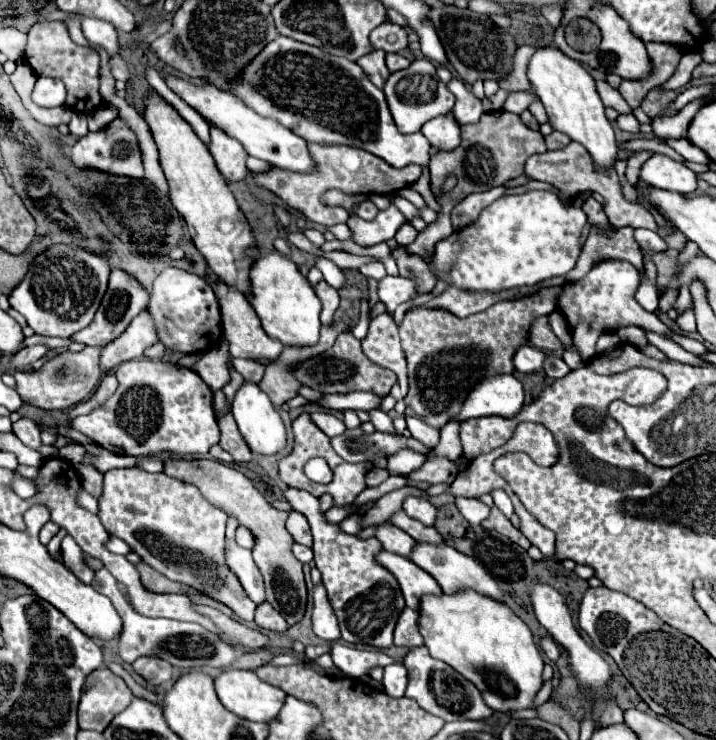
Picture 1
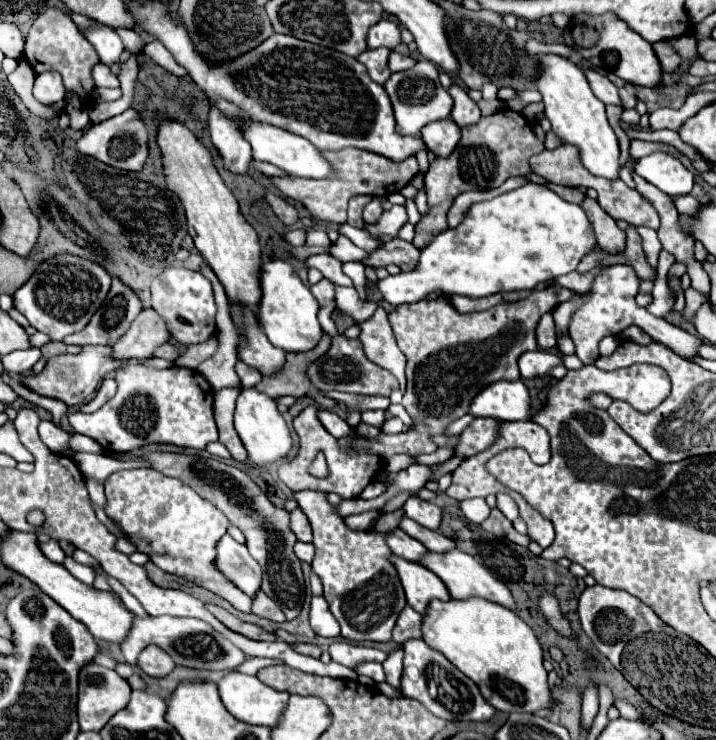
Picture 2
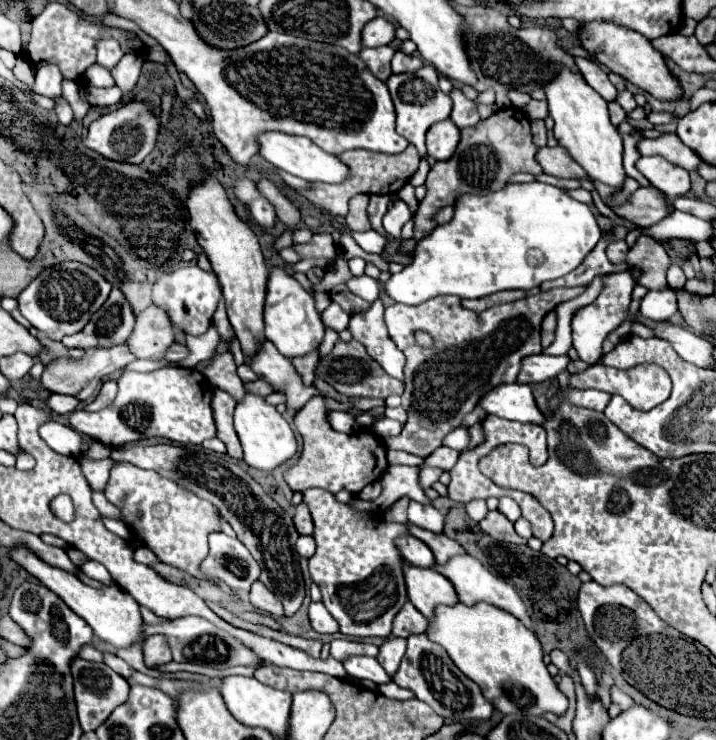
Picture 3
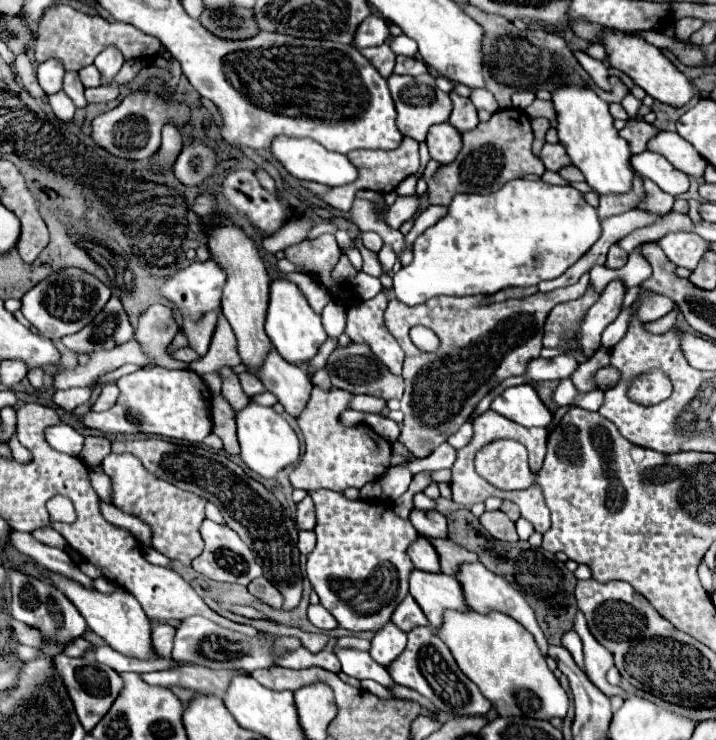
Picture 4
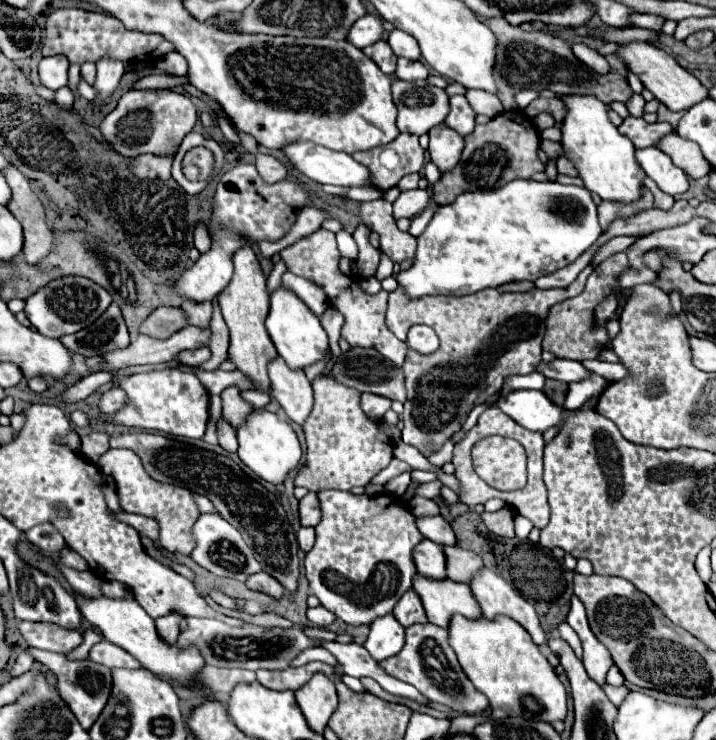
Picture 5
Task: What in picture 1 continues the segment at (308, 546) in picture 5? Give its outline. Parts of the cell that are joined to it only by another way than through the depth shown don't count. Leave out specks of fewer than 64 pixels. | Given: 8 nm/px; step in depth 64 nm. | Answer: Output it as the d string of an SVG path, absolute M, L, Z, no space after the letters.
M294 544L292 546L292 554L296 556L296 560L298 562L302 562L302 564L306 564L306 562L310 562L314 556L312 556L312 548L306 548L306 546L302 546L302 544Z

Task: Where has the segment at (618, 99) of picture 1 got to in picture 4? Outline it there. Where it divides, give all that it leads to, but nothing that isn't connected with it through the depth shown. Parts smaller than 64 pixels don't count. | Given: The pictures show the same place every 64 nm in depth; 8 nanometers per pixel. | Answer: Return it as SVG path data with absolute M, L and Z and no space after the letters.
M574 52L574 56L576 56L576 60L580 62L580 66L590 74L590 78L592 78L592 82L600 88L600 90L608 90L610 92L610 82L608 82L608 68L604 66L604 62L600 62L600 60L594 60L594 58L590 58L588 54L584 54L584 52Z

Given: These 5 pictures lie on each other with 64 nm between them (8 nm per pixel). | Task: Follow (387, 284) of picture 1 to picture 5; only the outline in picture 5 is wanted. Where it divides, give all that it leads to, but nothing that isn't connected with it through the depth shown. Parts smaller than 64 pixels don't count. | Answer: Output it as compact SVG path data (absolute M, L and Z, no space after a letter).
M512 180L500 190L490 192L464 192L452 204L440 206L428 228L418 236L414 264L398 272L396 282L410 298L428 294L454 294L464 296L484 288L498 288L508 282L534 282L540 276L552 274L572 264L584 254L602 234L596 216L596 204L586 188L566 186L560 182L534 182Z

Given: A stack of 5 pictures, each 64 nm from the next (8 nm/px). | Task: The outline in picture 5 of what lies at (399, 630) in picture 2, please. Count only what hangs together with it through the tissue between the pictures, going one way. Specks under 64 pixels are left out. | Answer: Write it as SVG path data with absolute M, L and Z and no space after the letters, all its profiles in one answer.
M412 588L400 598L400 602L396 604L396 608L394 608L392 614L394 614L394 618L404 628L408 628L412 624L424 624L426 622L426 616L424 616L424 608L420 604L420 598L418 598L418 594Z

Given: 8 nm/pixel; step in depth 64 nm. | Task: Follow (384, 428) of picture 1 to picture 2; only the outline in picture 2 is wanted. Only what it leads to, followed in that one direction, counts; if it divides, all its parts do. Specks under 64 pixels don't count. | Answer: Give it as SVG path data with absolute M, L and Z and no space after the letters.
M364 410L362 412L362 422L372 424L376 428L382 428L386 422L386 412L384 410Z

